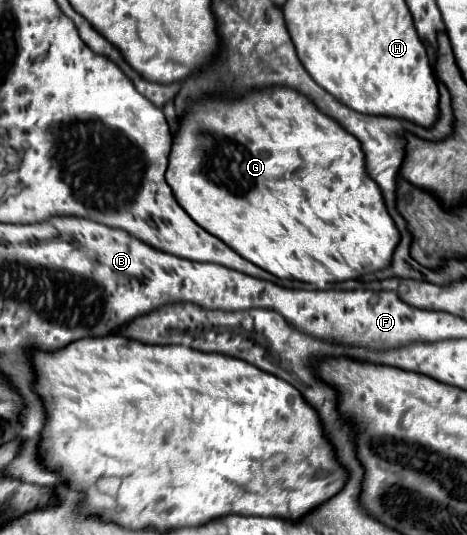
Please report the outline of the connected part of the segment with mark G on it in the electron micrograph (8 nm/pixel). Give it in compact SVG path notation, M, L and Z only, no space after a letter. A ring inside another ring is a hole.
M271 87L269 91L251 91L243 99L237 101L217 101L207 99L203 103L195 103L189 107L187 115L179 121L179 131L173 137L173 151L169 157L169 169L167 169L167 183L173 189L175 199L179 205L187 211L189 217L195 219L205 231L219 237L223 243L227 243L233 251L237 251L247 261L259 265L261 269L269 271L271 275L279 279L297 279L303 283L309 283L313 287L325 287L327 283L335 281L347 281L347 279L359 279L367 273L375 273L381 269L391 267L393 251L397 249L401 241L401 233L391 219L385 201L381 197L381 191L377 183L367 175L365 171L365 159L363 151L359 147L359 141L343 131L331 117L323 115L305 99L301 93L287 89L287 87Z

